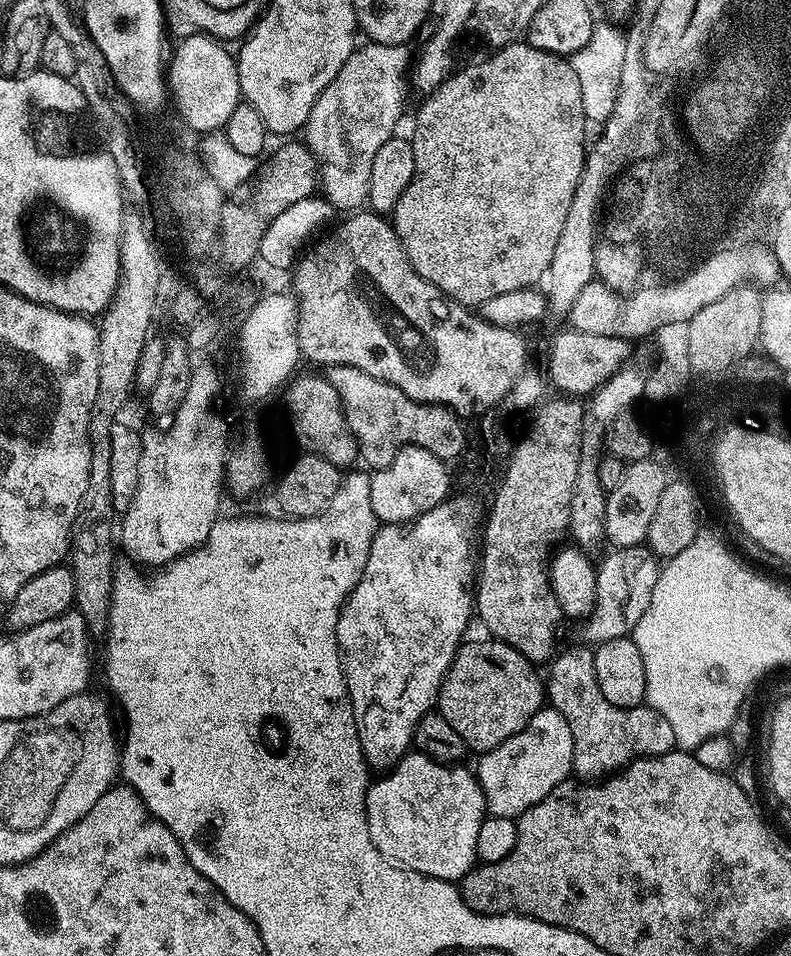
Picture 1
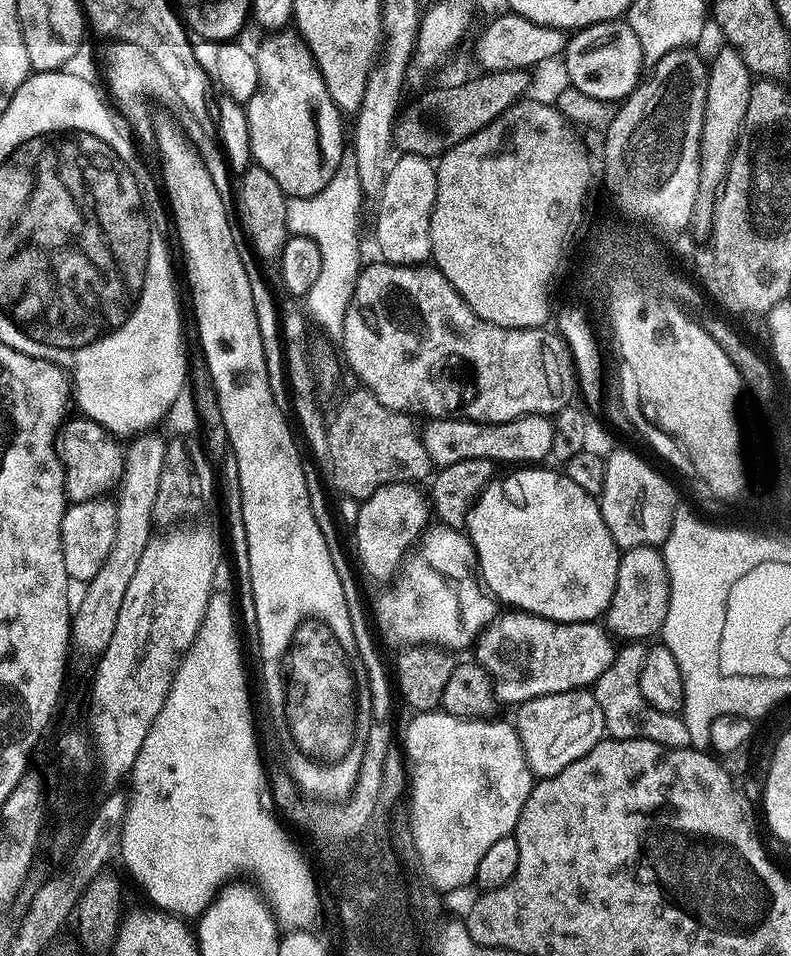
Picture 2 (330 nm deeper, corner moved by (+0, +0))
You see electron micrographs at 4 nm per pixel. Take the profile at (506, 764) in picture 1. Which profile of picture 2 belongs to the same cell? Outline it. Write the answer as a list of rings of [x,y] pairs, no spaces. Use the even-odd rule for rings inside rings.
[[[591,691],[563,692],[530,698],[515,709],[514,727],[533,777],[558,774],[570,762],[582,758],[599,740],[605,739],[602,706]]]

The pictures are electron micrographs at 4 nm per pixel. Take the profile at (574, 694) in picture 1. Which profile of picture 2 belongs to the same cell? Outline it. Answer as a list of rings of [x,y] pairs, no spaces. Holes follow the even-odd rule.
[[[628,642],[617,651],[616,657],[602,670],[596,679],[594,695],[602,706],[604,731],[613,740],[653,740],[667,748],[690,748],[690,730],[686,730],[683,715],[654,710],[646,698],[642,698],[642,666],[646,666],[649,645],[644,642]]]

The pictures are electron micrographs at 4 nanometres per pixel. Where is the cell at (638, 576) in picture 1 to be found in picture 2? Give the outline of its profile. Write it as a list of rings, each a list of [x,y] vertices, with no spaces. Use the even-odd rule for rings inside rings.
[[[504,610],[484,625],[484,631],[480,633],[478,639],[475,641],[474,649],[476,648],[476,656],[474,656],[475,663],[479,664],[484,675],[488,677],[493,693],[501,705],[512,704],[511,706],[519,706],[524,704],[530,698],[538,698],[546,694],[562,694],[563,692],[579,692],[587,689],[589,686],[595,685],[596,679],[602,674],[602,670],[606,670],[606,666],[610,666],[610,662],[616,657],[617,649],[614,645],[613,639],[605,632],[605,629],[596,622],[574,622],[573,624],[559,624],[553,620],[546,620],[541,616],[531,616],[528,612],[521,612],[519,610]]]

